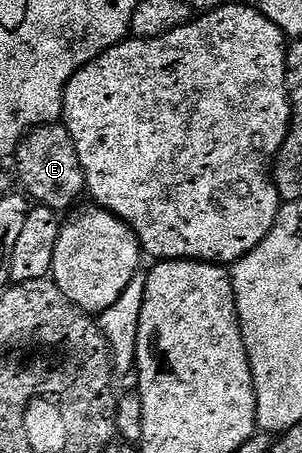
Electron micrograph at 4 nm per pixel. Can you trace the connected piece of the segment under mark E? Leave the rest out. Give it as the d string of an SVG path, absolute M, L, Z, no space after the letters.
M62 122L44 123L27 132L27 138L19 144L19 175L27 179L31 191L38 202L45 207L51 207L60 213L66 212L66 207L74 208L82 195L87 191L87 178L81 165L81 157L75 148L69 129Z

